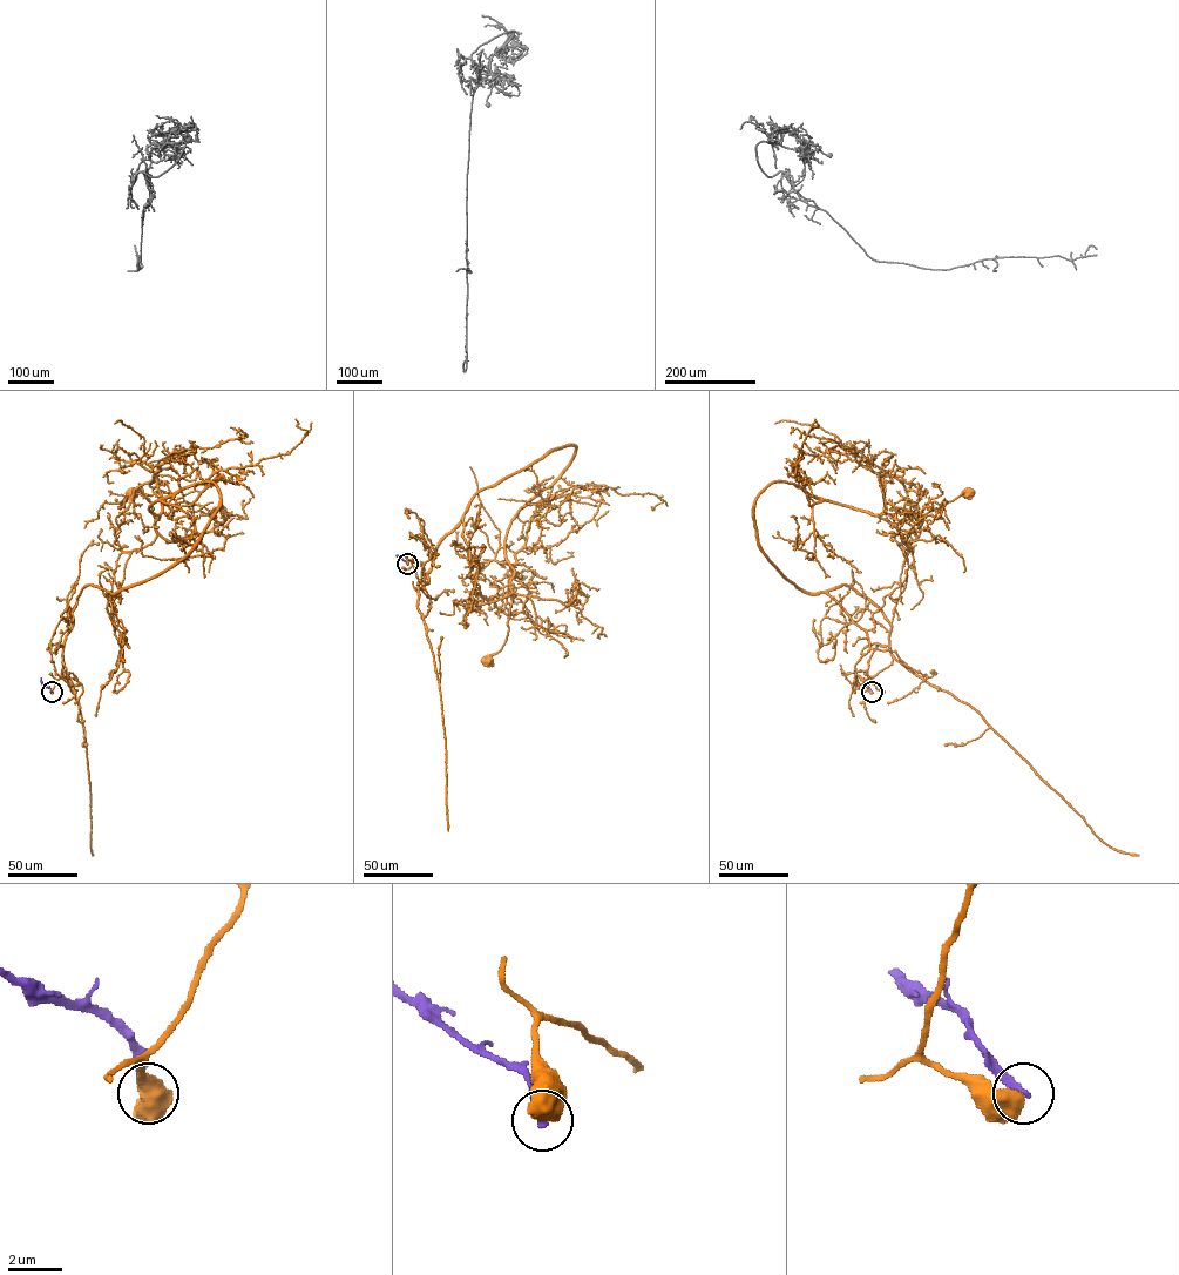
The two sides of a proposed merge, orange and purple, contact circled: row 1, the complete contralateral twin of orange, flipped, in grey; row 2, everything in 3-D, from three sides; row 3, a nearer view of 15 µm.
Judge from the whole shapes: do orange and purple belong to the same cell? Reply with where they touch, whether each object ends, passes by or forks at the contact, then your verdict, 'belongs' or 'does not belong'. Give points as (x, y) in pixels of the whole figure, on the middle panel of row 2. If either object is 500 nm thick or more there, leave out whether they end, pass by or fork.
(407, 564) | does not belong

